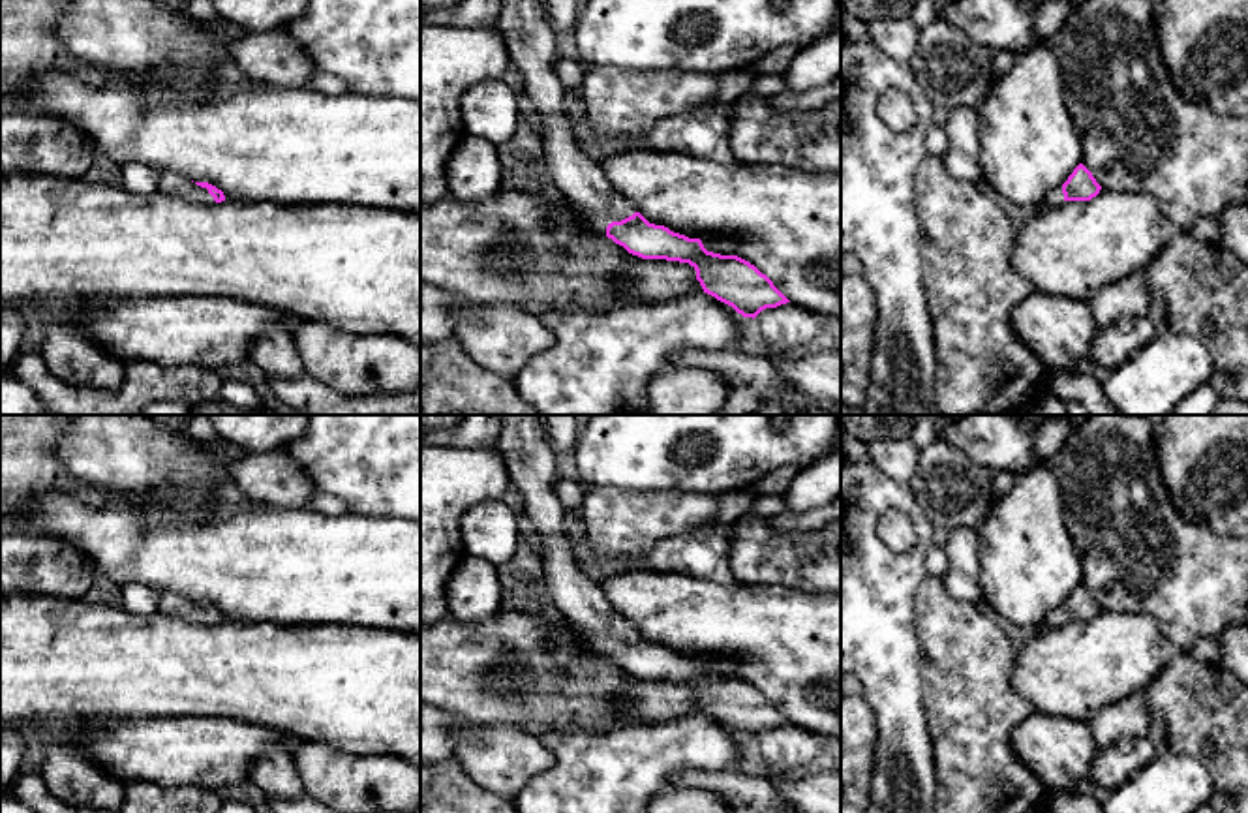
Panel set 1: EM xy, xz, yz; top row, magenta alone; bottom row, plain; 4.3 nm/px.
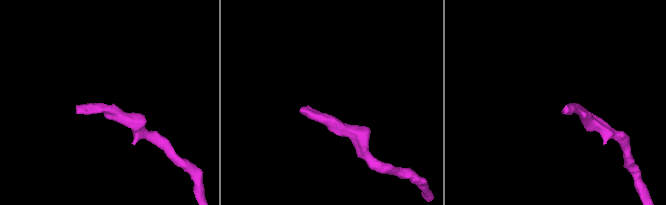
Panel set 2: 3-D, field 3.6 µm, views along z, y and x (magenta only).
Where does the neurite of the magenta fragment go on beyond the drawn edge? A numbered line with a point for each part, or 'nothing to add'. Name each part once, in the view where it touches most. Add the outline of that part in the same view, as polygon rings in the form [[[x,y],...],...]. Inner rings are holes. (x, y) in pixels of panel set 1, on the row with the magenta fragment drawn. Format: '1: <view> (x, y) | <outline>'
1: xz (530, 36) | [[[501,0],[497,26],[507,41],[510,66],[524,77],[524,105],[542,131],[542,169],[563,197],[584,214],[591,229],[606,235],[612,222],[636,210],[606,180],[597,160],[574,141],[569,100],[556,73],[556,30],[544,0]]]

